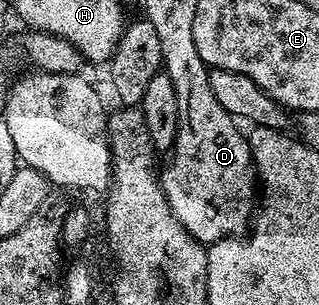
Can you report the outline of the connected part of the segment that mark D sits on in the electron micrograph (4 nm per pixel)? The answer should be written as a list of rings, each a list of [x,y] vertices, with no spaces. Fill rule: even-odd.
[[[194,39],[191,40],[193,53],[193,70],[183,68],[183,76],[179,76],[179,84],[175,87],[177,94],[177,110],[179,111],[179,129],[175,139],[175,147],[169,153],[167,165],[162,165],[159,180],[163,183],[163,193],[173,210],[173,214],[189,230],[193,238],[210,246],[217,240],[226,240],[228,236],[238,236],[248,231],[257,208],[255,188],[257,189],[257,173],[251,159],[251,141],[246,135],[239,133],[240,125],[236,117],[230,116],[213,98],[207,86],[208,69],[197,52]]]

